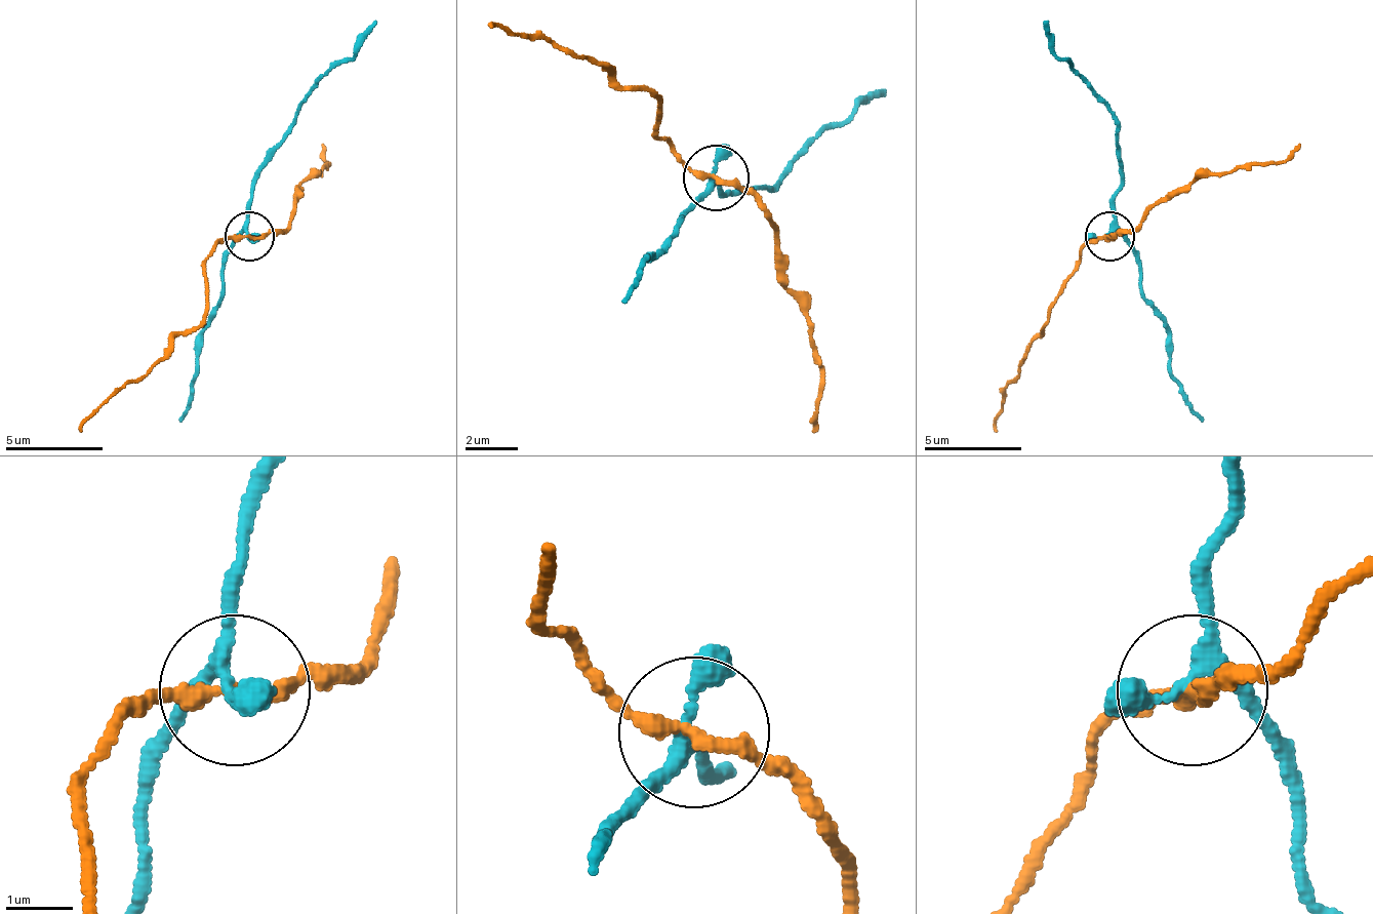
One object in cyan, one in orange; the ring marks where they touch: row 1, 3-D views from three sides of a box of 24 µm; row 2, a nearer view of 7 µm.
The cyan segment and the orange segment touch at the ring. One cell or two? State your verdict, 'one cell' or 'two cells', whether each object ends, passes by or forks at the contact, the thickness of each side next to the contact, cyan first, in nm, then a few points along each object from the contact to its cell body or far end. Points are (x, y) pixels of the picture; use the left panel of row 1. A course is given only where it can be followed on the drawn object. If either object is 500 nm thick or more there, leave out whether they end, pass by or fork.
two cells | cyan forks | orange passes by | 180/240 nm | cyan via (250, 232), (255, 169), (294, 110), (358, 51), (377, 23) | orange via (250, 237), (216, 242), (206, 272), (206, 315), (182, 330), (123, 384), (79, 433)

